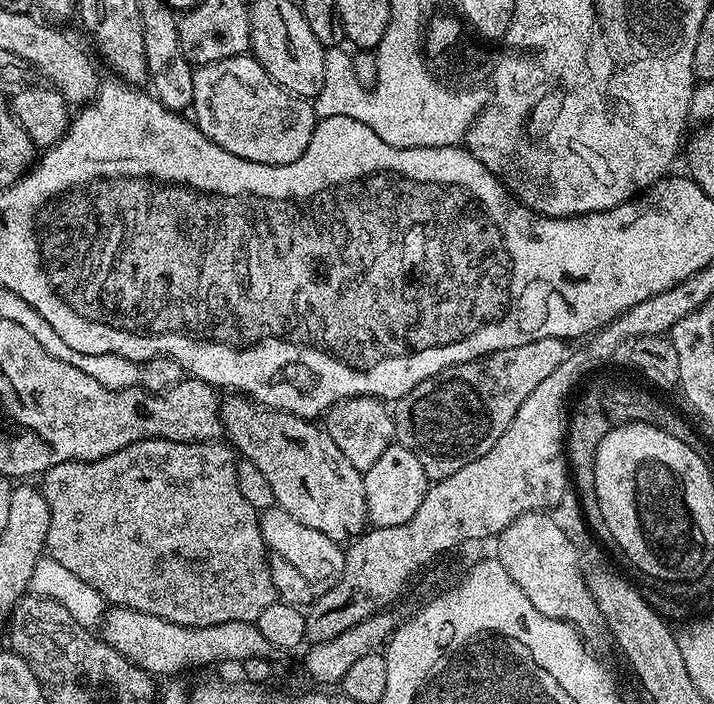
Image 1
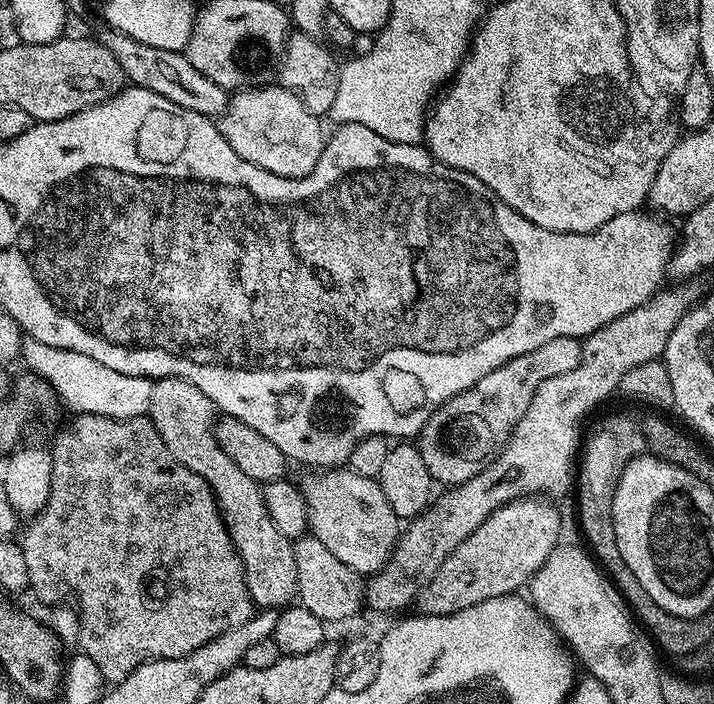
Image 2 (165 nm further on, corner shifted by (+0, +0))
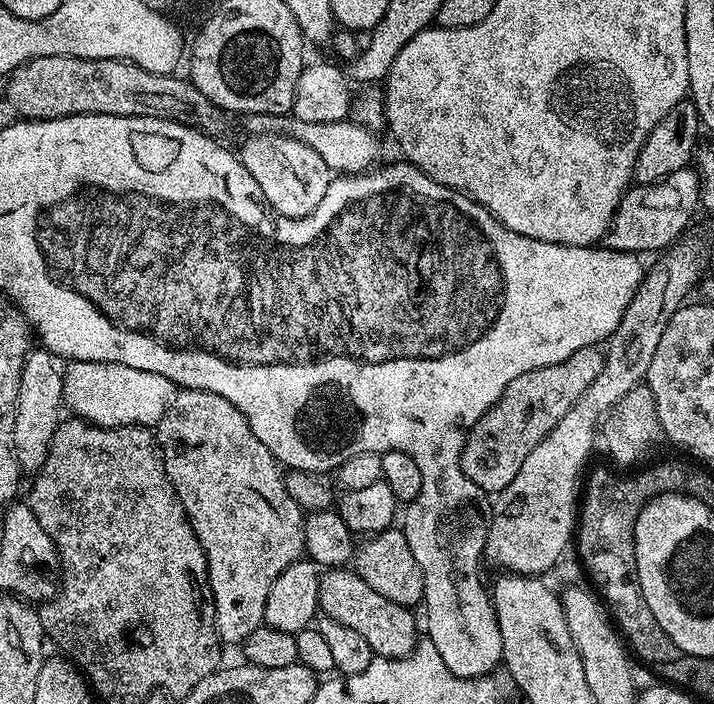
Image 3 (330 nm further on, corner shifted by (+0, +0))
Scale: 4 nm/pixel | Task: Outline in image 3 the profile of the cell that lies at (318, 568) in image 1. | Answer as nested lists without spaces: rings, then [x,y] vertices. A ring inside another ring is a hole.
[[[347,567],[329,568],[321,575],[320,612],[329,620],[350,626],[350,630],[358,630],[358,634],[370,642],[370,650],[376,656],[397,660],[409,656],[416,649],[418,635],[413,609],[382,598],[378,590],[370,590],[363,578]]]

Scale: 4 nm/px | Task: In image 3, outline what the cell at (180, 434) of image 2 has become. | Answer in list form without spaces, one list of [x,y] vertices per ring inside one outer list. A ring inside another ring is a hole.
[[[193,388],[177,391],[176,396],[172,400],[171,408],[169,408],[168,412],[165,413],[156,426],[161,431],[161,446],[167,449],[168,472],[171,473],[171,483],[182,502],[184,515],[188,517],[190,526],[202,546],[204,557],[208,563],[208,582],[206,588],[210,593],[216,633],[220,635],[221,641],[225,645],[243,645],[244,639],[250,634],[254,634],[254,630],[264,624],[266,598],[270,594],[270,586],[274,586],[278,574],[282,574],[282,570],[286,570],[286,566],[290,566],[294,561],[301,559],[305,555],[304,522],[306,513],[304,509],[298,506],[298,502],[294,502],[294,498],[290,498],[290,494],[284,485],[284,472],[281,465],[270,454],[270,450],[266,450],[266,446],[262,446],[262,442],[258,440],[254,430],[248,425],[247,418],[226,398],[222,398],[213,392],[203,392]]]

